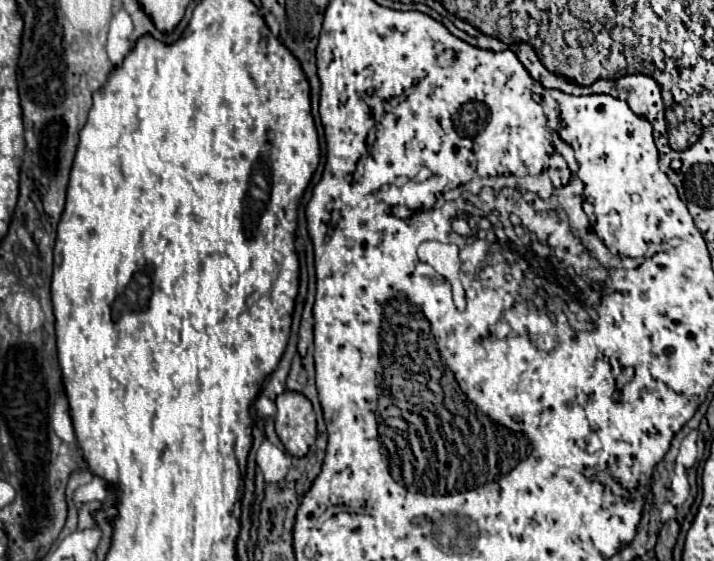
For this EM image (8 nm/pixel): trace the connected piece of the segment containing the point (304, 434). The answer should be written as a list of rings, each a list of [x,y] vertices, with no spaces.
[[[289,390],[277,396],[275,430],[285,450],[291,456],[303,458],[317,438],[317,424],[311,402],[303,394]]]

